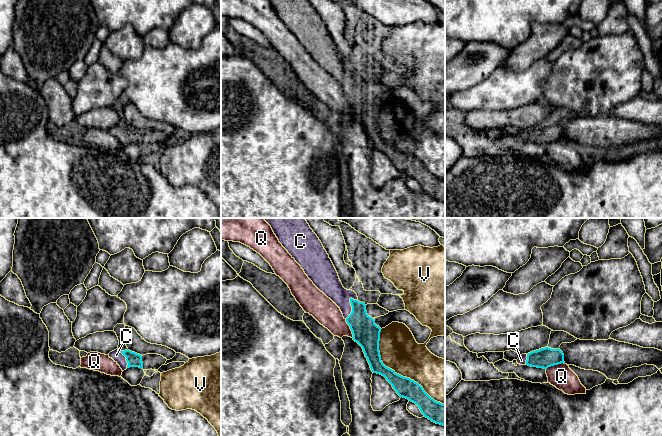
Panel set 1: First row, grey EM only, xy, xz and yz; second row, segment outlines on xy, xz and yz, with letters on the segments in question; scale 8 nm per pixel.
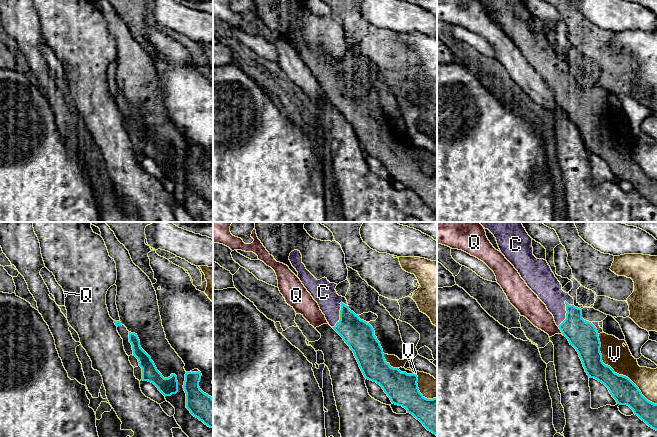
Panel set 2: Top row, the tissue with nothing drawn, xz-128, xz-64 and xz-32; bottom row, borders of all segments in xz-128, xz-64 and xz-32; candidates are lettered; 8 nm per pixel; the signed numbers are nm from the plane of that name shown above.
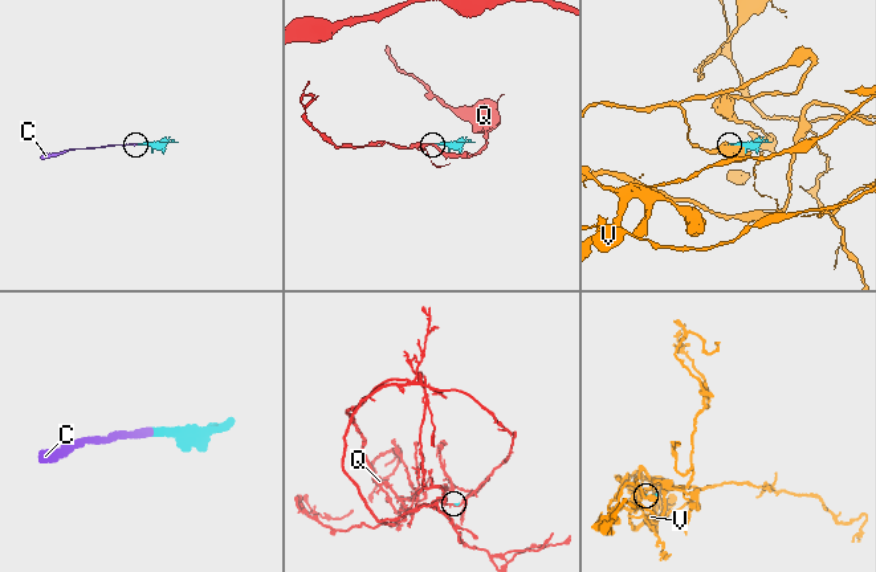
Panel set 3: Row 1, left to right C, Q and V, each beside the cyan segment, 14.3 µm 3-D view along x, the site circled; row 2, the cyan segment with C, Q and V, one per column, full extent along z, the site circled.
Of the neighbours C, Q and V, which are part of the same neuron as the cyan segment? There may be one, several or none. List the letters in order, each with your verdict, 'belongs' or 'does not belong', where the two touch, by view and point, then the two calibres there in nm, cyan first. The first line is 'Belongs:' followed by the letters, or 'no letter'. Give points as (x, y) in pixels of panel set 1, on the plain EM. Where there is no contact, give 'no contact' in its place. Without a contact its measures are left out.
Belongs: C
C: belongs; contact xz (351, 81); calibres 220 and 180 nm
Q: does not belong; contact xz (350, 104); calibres 220 and 200 nm
V: does not belong; contact xz (396, 149); calibres 160 and 320 nm

